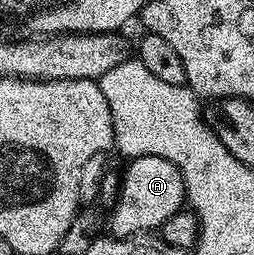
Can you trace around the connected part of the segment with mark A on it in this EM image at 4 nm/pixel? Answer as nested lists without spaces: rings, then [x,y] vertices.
[[[151,155],[130,159],[127,164],[126,172],[121,172],[118,198],[112,208],[114,216],[110,219],[110,227],[114,231],[111,232],[118,237],[157,232],[162,223],[183,210],[186,203],[180,169],[176,169],[176,165],[164,157]]]

